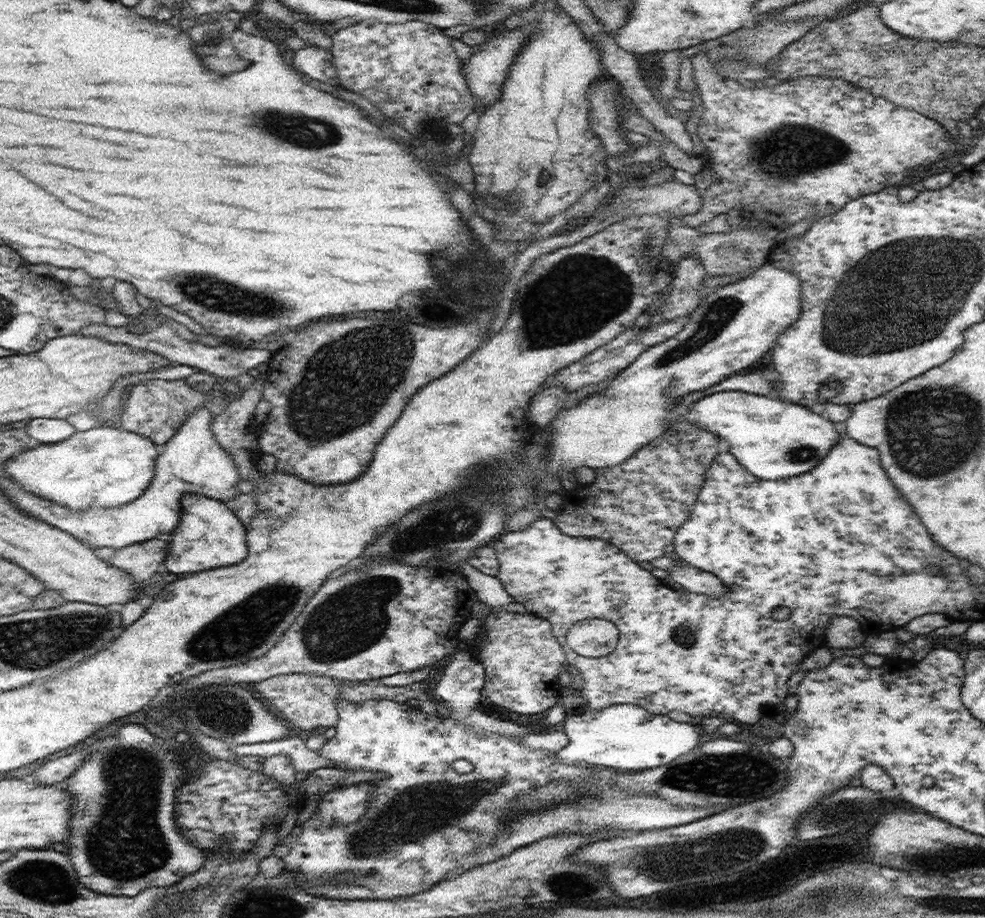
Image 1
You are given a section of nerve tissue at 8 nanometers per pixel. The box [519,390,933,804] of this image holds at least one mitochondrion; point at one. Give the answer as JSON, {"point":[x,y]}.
{"point":[727,775]}

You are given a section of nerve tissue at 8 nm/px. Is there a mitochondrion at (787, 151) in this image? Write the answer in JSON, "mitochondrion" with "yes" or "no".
{"mitochondrion":"yes"}

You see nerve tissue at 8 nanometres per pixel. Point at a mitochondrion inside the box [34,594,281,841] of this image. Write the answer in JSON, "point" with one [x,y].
{"point":[229,714]}

